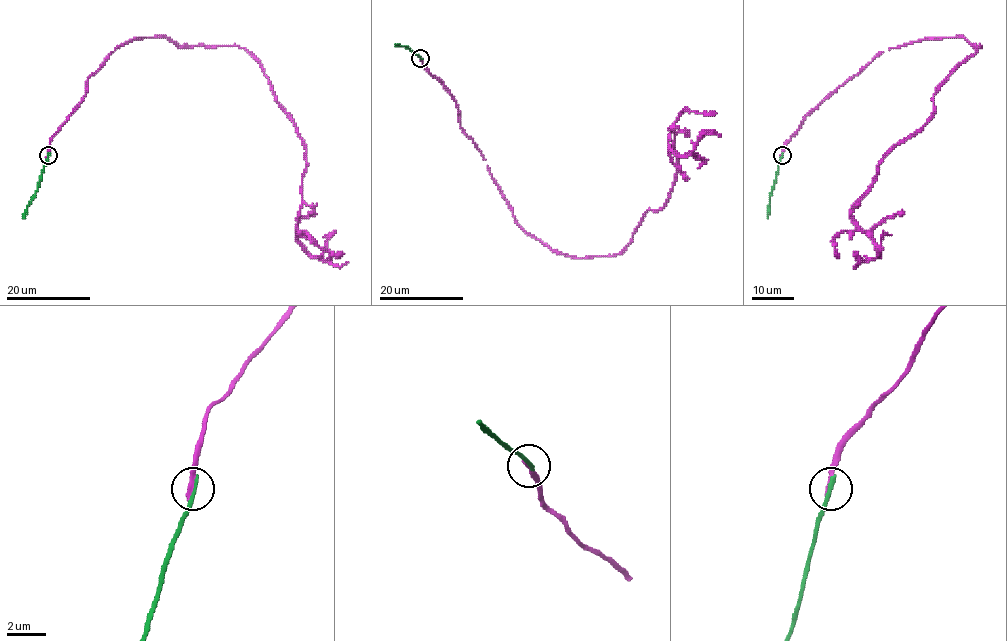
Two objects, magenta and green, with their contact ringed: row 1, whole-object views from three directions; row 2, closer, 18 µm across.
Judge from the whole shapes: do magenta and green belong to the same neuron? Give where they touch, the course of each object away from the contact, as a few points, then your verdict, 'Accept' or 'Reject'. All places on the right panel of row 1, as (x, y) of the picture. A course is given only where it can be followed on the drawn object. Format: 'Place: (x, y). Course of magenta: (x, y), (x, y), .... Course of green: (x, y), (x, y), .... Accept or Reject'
Place: (782, 155). Course of magenta: (782, 155), (804, 119), (882, 51), (955, 37), (982, 46), (857, 202), (853, 221), (879, 252), (859, 263). Course of green: (782, 155), (770, 194), (768, 217). Reject

